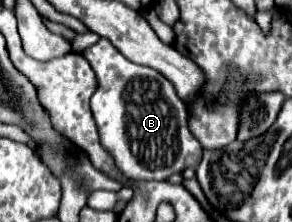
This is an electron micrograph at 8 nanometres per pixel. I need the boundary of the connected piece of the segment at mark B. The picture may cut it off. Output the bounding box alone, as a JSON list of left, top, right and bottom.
[83,38,201,180]

